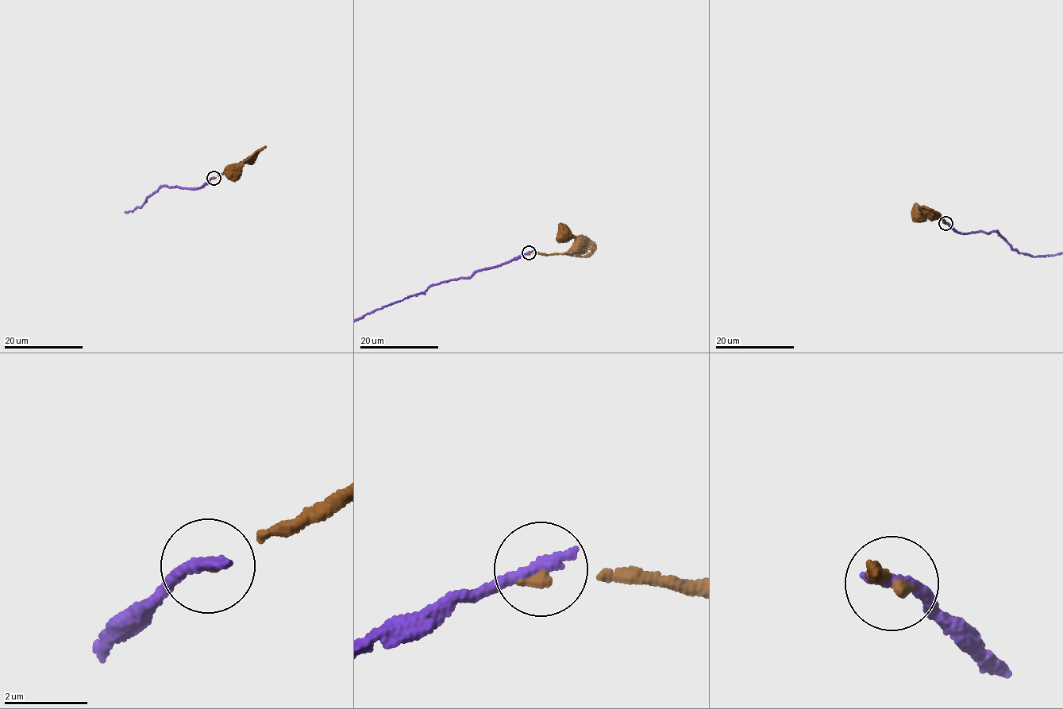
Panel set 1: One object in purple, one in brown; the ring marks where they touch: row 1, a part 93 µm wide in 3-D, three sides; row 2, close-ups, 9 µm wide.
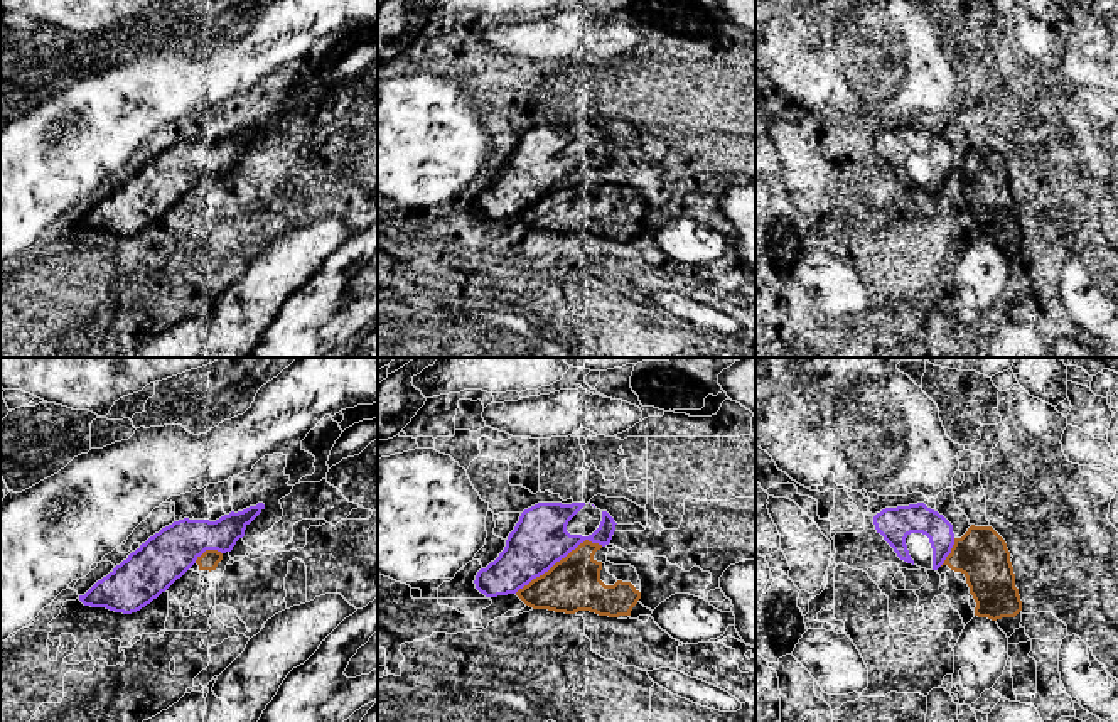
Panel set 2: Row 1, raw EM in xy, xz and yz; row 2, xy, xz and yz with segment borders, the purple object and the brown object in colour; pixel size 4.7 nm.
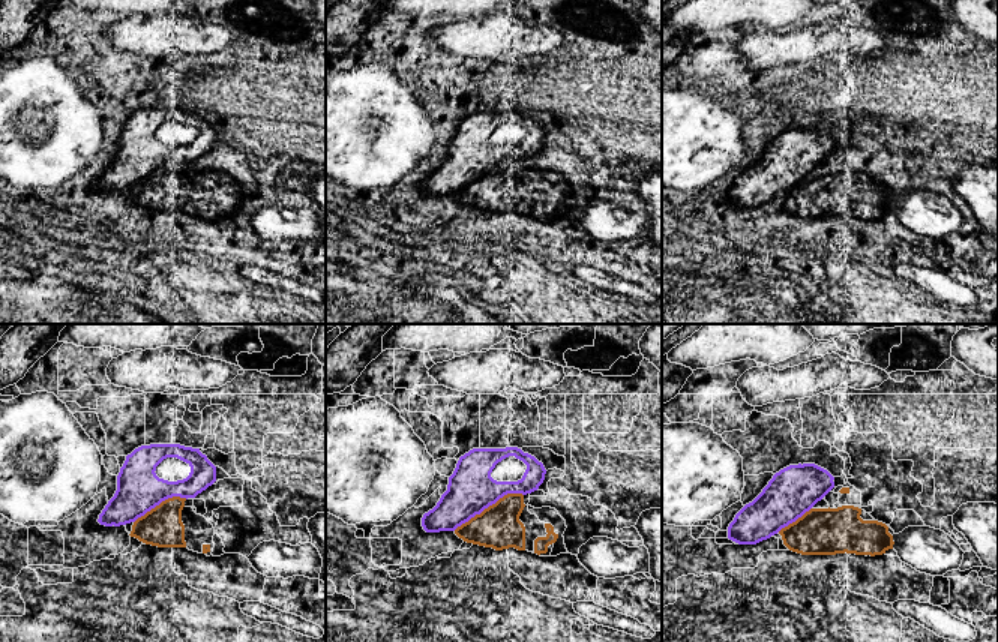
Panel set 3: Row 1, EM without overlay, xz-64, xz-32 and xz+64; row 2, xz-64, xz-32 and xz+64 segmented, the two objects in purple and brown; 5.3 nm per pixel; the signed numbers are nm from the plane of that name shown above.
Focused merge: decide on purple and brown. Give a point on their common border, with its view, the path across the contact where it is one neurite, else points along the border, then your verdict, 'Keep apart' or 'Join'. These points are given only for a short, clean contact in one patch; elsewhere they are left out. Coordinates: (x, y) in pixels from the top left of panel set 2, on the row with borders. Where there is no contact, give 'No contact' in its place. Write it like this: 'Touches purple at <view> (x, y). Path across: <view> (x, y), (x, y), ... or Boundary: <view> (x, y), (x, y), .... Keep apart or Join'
Touches purple at xz (558, 560). Keep apart

